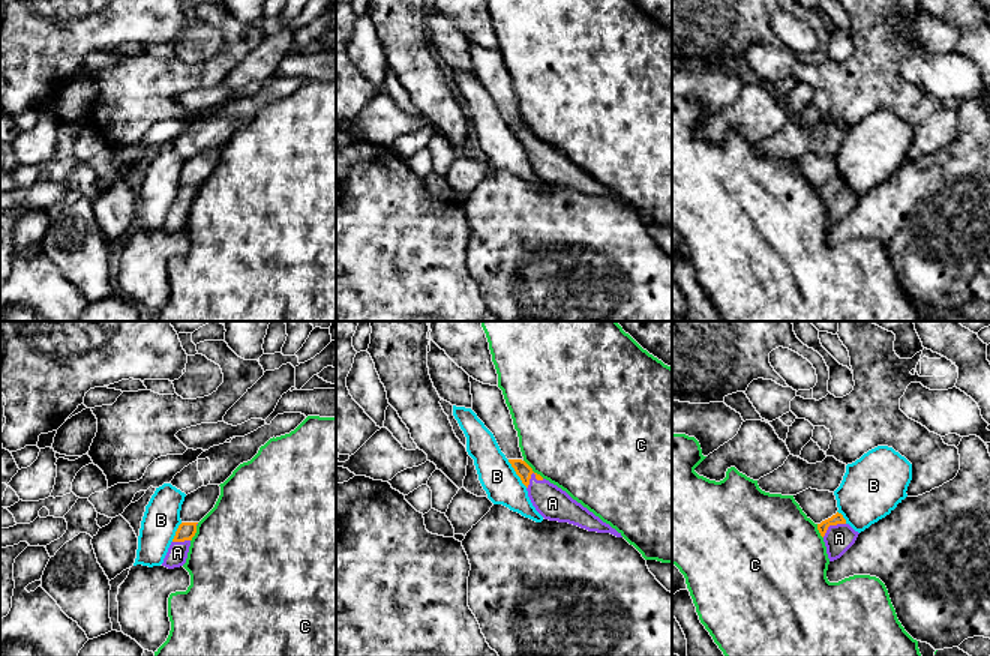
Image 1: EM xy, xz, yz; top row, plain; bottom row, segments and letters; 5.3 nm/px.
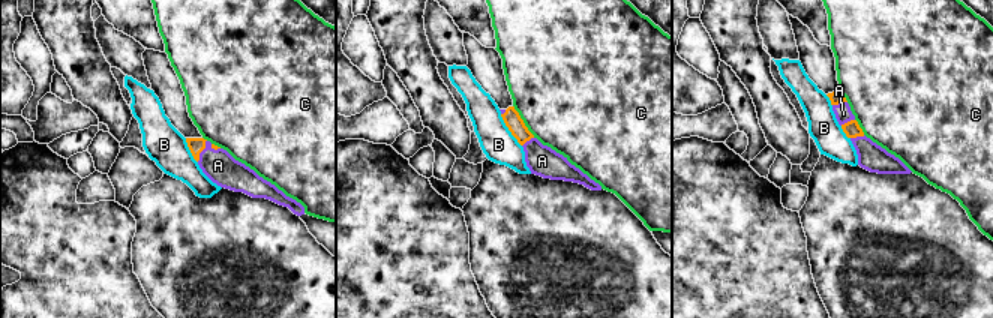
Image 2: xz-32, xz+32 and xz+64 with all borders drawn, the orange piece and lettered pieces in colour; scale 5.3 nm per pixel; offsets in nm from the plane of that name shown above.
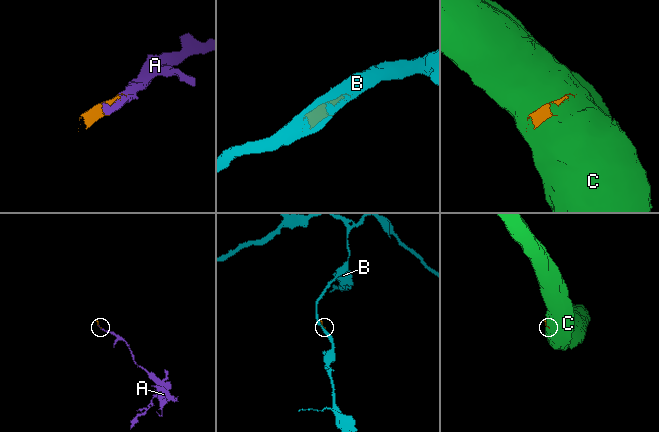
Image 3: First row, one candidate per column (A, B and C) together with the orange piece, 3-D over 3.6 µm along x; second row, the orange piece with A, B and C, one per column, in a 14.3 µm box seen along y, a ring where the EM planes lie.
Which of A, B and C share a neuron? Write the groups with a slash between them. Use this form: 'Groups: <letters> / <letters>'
Groups: A / B / C

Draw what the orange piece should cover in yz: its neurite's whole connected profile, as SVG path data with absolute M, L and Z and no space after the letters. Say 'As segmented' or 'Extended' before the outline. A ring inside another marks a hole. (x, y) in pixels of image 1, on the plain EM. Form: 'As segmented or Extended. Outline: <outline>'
Extended. Outline: M838 176L818 188L818 194L824 201L830 225L840 222L855 207L860 198Z

